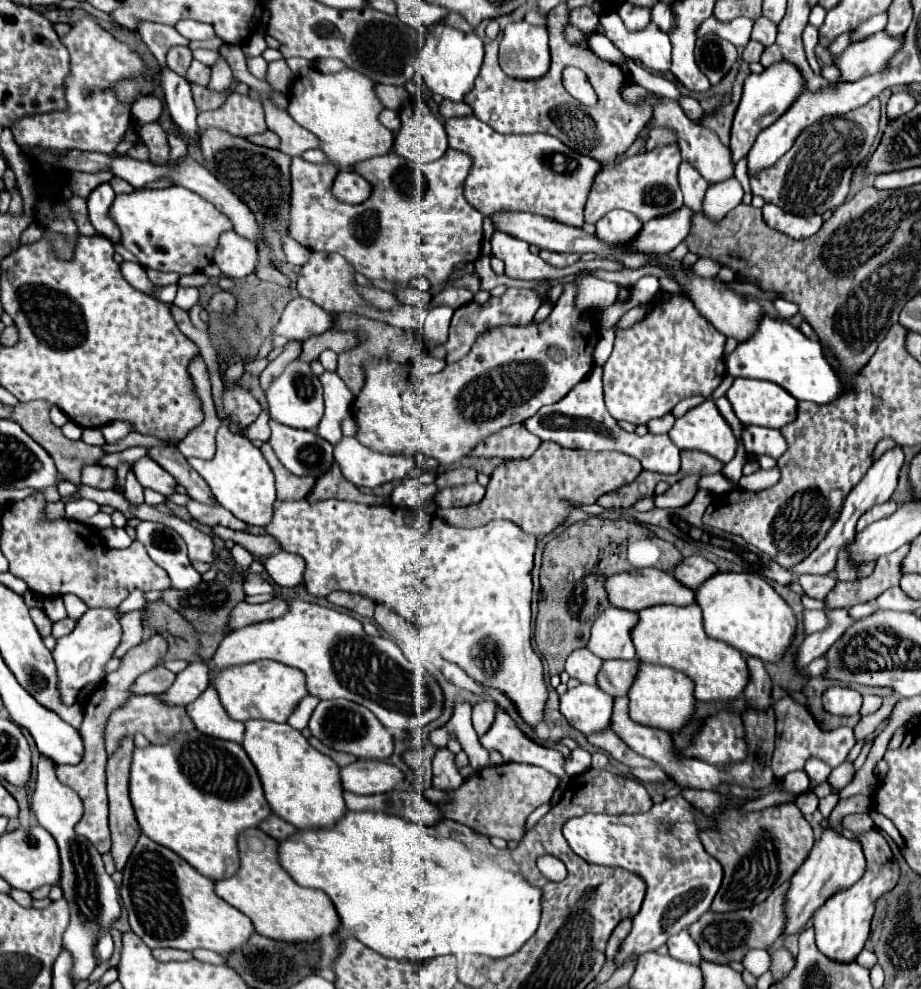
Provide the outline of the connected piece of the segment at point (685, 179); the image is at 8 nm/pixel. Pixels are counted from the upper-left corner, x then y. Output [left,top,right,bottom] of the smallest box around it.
[678,161,708,211]

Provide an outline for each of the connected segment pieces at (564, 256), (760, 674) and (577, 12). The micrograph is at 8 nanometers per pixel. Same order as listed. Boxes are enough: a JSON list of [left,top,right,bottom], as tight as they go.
[[540,251,582,268],[744,657,774,709],[568,7,598,33]]

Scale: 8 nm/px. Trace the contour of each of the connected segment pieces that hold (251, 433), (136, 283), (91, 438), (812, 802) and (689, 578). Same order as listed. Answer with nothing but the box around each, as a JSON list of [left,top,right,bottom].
[[246,411,270,441],[122,261,146,295],[82,429,104,447],[796,793,818,815],[674,555,716,589]]

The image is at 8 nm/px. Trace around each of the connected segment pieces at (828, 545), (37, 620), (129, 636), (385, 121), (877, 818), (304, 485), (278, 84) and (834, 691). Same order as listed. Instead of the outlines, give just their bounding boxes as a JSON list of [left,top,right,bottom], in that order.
[[792,533,840,579],[30,609,52,637],[114,611,142,657],[380,109,400,133],[869,811,904,847],[260,443,316,501],[266,59,292,91],[822,685,862,715]]

